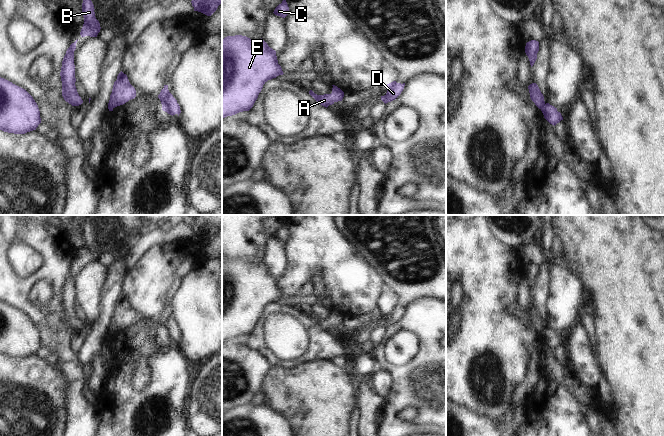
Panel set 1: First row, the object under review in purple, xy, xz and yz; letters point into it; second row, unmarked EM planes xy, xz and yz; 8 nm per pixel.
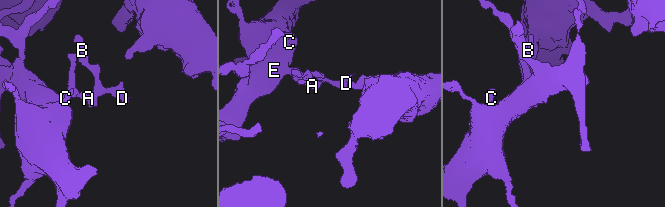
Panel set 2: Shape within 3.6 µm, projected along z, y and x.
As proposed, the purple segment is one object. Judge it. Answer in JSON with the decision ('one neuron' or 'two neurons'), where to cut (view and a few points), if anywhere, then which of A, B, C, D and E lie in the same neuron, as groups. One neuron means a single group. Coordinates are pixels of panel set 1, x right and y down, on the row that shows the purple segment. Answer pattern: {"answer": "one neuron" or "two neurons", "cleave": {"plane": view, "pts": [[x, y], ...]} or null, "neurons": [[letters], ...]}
{"answer": "two neurons", "cleave": {"plane": "yz", "pts": [[545, 104], [541, 109]]}, "neurons": [["A", "C", "E"], ["B", "D"]]}

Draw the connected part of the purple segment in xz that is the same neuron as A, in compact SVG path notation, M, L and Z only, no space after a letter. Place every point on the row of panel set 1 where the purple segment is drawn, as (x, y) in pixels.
M334 86L332 88L331 94L324 94L324 95L317 95L312 90L309 91L309 94L322 106L328 107L329 105L334 104L335 102L342 101L344 97L344 92L338 88L337 86Z

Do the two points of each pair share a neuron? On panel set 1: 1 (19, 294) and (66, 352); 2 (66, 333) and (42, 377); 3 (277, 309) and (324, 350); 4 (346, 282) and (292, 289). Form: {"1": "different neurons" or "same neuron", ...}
{"1": "same neuron", "2": "different neurons", "3": "same neuron", "4": "same neuron"}

